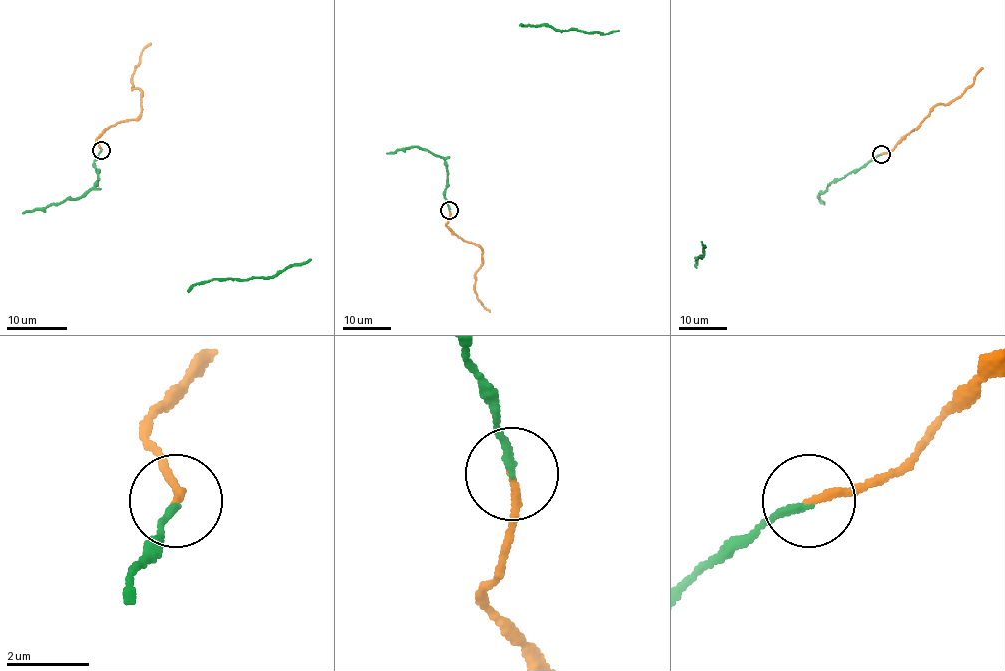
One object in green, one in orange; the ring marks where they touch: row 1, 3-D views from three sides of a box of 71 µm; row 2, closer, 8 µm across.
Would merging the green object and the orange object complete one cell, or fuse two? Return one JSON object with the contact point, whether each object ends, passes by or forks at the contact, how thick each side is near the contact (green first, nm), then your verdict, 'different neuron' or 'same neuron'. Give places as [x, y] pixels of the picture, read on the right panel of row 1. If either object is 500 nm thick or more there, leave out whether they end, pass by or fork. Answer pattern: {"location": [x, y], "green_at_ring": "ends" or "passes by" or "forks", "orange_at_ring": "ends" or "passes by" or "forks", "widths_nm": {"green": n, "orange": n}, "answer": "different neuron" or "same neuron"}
{"location": [881, 154], "green_at_ring": "ends", "orange_at_ring": "ends", "widths_nm": {"green": 180, "orange": 190}, "answer": "different neuron"}

